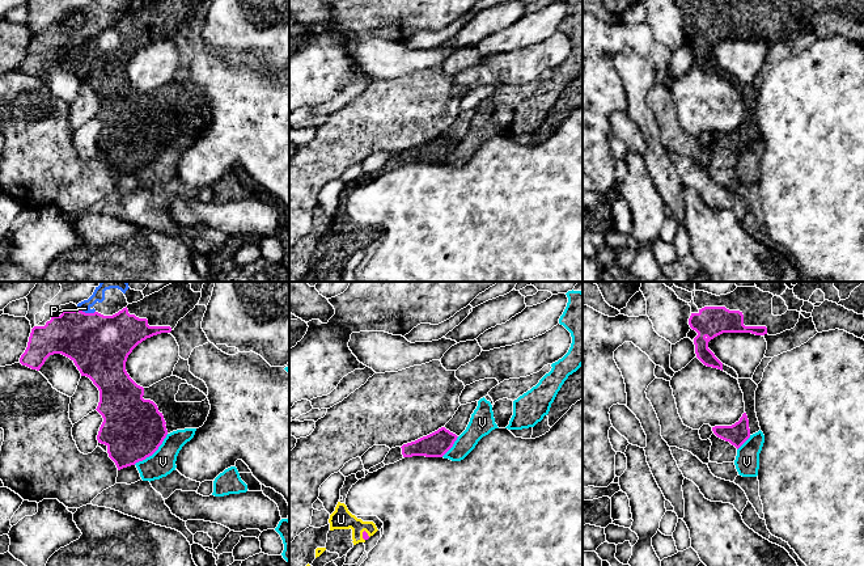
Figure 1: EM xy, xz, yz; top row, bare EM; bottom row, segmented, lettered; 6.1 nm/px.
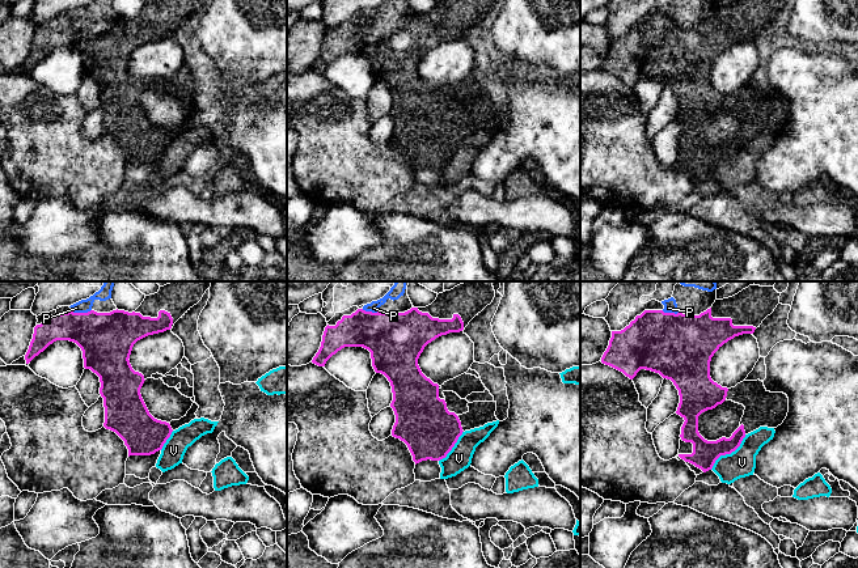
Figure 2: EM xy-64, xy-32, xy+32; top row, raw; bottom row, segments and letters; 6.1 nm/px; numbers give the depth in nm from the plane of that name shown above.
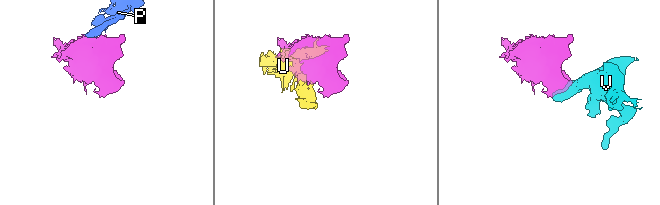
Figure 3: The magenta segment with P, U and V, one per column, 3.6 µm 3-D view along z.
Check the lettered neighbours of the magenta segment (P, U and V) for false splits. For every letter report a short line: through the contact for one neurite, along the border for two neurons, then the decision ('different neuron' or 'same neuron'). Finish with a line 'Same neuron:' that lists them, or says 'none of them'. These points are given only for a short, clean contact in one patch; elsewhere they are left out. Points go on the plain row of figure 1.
P: same neuron
U: same neuron
V: line xy (168, 140), (151, 161), (134, 170); different neuron
Same neuron: P, U

